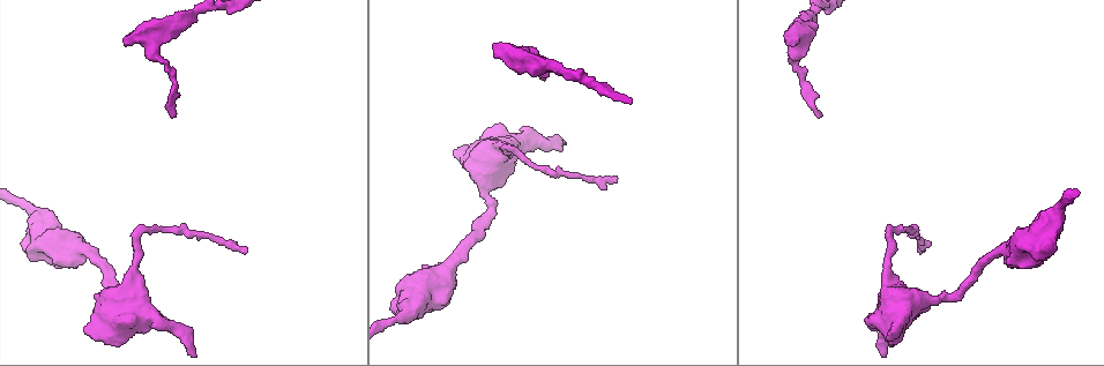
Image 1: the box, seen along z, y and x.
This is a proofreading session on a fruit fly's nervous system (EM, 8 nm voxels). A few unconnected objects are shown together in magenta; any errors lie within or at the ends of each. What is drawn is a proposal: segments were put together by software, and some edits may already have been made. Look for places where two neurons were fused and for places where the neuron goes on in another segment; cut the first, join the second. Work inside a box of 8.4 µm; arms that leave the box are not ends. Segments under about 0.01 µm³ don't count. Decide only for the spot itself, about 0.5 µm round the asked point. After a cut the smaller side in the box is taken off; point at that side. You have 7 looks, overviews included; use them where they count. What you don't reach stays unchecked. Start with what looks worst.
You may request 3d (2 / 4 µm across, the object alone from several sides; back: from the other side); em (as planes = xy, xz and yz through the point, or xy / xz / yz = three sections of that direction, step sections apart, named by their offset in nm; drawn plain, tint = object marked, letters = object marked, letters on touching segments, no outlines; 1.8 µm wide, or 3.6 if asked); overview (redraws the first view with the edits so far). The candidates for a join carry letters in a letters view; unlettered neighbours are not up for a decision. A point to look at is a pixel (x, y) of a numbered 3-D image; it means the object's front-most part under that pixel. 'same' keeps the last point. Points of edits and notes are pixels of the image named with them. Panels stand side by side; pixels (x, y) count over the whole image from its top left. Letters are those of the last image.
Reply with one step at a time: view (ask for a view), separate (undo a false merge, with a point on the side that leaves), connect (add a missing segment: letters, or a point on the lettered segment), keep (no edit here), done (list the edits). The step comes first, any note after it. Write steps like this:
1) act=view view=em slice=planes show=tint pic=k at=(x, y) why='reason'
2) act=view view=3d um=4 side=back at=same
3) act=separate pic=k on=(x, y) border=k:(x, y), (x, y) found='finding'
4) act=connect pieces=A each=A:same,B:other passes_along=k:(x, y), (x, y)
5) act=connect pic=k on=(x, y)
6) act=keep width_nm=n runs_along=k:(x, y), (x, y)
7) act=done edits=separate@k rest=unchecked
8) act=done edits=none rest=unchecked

act=view view=3d um=4 pic=1 at=(123, 41) why='an open end'

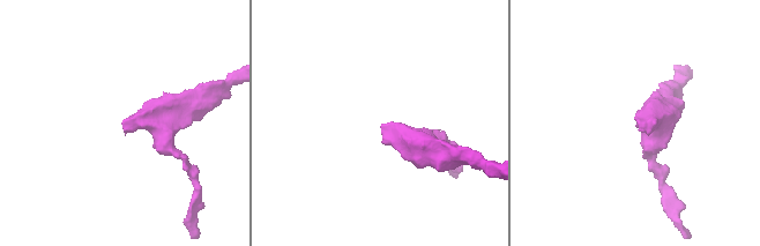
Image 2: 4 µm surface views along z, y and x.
act=view view=em slice=planes show=letters pic=2 at=(638, 125) why='shape alone is not enough'

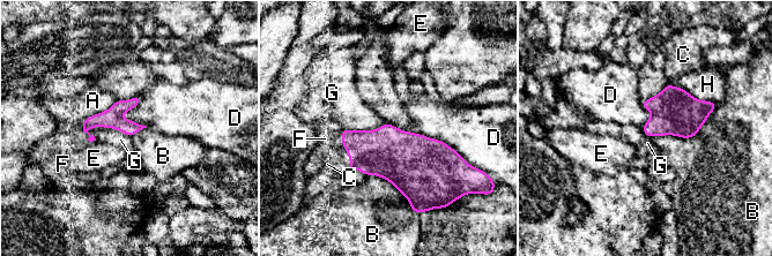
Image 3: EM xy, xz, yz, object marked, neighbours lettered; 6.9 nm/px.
act=keep each=A:other,B:other,C:other,D:other,E:other,F:other,G:other,H:other runs_along=3:(136, 99), (109, 119), (86, 123) found='no lettered segment goes on from it'

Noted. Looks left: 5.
act=view view=em slice=planes show=letters pic=1 at=(176, 116) why='branch stops here'

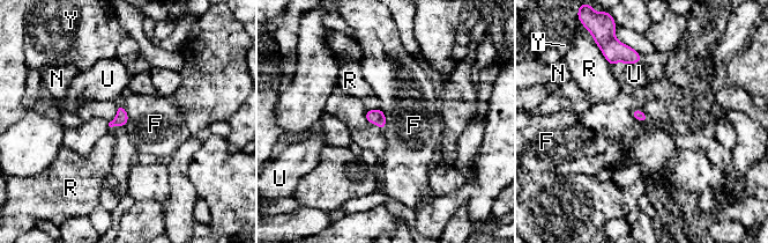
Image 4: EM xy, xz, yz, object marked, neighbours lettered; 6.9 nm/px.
act=keep longest_contact=F:140nm each=F:other,N:other,R:other,U:other,Y:other border=4:(631, 112), (640, 120), (648, 119) found='no lettered segment goes on from it'

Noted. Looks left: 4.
act=view view=em slice=planes show=letters pic=1 at=(209, 237) why='thin neck'

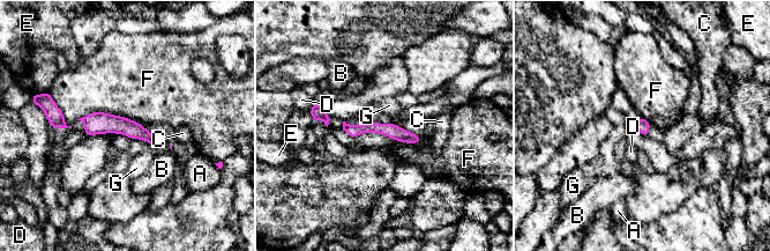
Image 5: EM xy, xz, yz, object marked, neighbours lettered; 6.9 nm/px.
act=keep each=A:other,B:other,C:other,D:other,E:other,F:other,G:other border=5:(76, 119), (109, 112), (140, 124) found='one neuron here'

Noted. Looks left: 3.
act=done edits=none rest=unchecked

